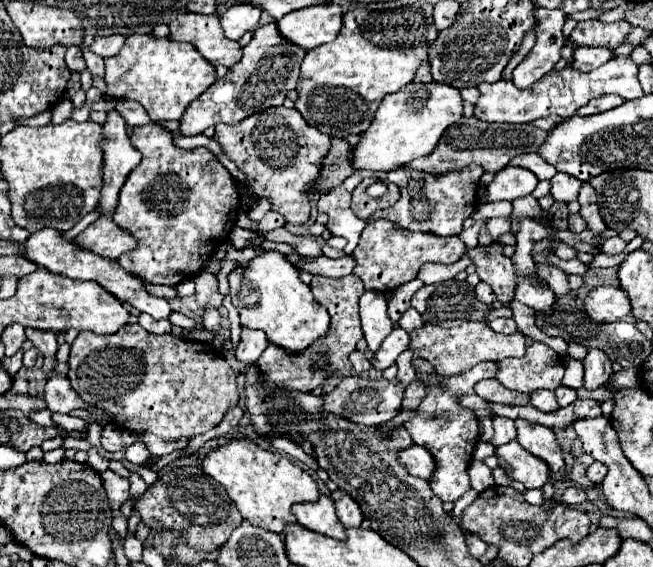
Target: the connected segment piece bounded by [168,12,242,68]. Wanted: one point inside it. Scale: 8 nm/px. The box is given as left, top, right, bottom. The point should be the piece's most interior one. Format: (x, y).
(204, 33)

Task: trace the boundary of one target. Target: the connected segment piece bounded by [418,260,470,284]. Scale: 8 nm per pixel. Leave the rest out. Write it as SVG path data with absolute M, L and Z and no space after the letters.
M458 260L450 266L444 266L444 264L424 264L418 278L424 282L424 284L432 284L432 282L438 282L438 280L448 280L448 278L454 278L458 272L466 270L466 266L470 264L470 260Z

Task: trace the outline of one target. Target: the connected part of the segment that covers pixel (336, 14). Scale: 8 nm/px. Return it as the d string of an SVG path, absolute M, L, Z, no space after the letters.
M322 4L316 8L304 8L300 12L290 12L276 22L278 32L284 40L312 50L326 42L332 42L342 28L342 6Z

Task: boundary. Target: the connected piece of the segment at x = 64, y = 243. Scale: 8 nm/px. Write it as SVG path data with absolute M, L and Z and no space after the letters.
M44 228L44 230L38 230L34 232L28 240L26 240L26 252L24 252L24 258L28 258L30 262L34 262L36 266L52 272L52 274L60 274L60 276L66 276L66 278L76 278L76 280L94 280L98 282L106 292L110 292L112 296L116 296L120 302L128 302L132 304L134 308L138 308L140 312L146 312L150 314L152 318L156 320L162 320L162 318L170 318L172 314L172 308L168 304L168 300L164 298L156 298L152 296L140 278L132 276L130 272L126 272L124 268L120 268L120 264L116 260L110 260L110 258L100 258L92 252L84 252L82 248L76 248L76 242L74 240L64 240L60 232L52 230L52 228Z

